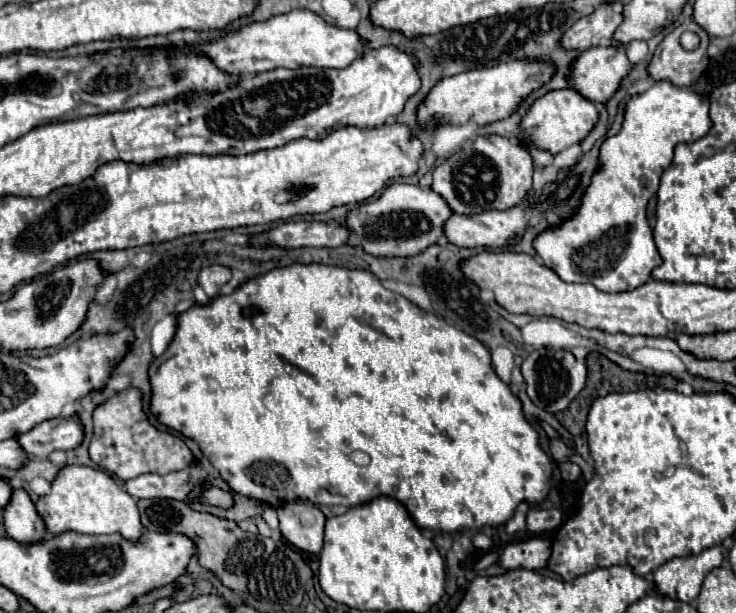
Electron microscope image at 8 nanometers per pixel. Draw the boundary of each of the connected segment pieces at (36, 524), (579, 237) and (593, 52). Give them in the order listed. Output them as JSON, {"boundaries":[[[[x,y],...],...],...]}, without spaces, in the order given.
{"boundaries":[[[[23,488],[13,490],[13,498],[7,504],[3,522],[5,522],[5,530],[9,538],[21,544],[35,544],[45,540],[47,536],[45,522]]],[[[669,80],[657,82],[647,92],[635,96],[627,104],[627,114],[623,128],[617,136],[607,138],[601,146],[599,162],[601,168],[595,172],[593,182],[583,196],[583,204],[575,218],[561,224],[561,228],[541,234],[535,240],[535,250],[543,264],[559,274],[565,282],[591,282],[599,290],[607,292],[625,292],[641,286],[651,276],[651,270],[659,266],[661,256],[653,242],[653,232],[645,218],[647,200],[659,184],[659,176],[673,160],[673,148],[679,142],[695,142],[711,130],[709,118],[709,100],[689,88],[679,88]]],[[[589,48],[573,64],[571,86],[591,102],[607,102],[631,72],[625,48]]]]}

